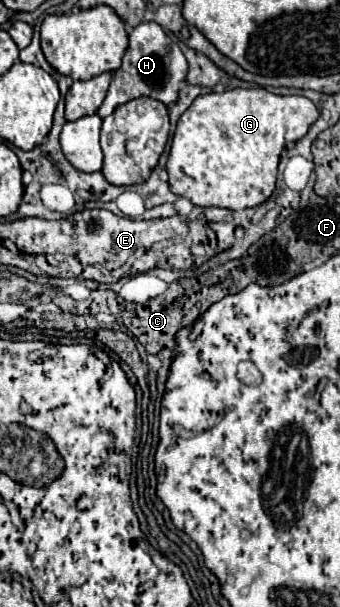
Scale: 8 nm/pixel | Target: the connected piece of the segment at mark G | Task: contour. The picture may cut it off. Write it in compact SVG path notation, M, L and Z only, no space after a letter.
M235 88L221 94L209 92L193 100L189 110L179 118L171 152L167 160L169 186L177 196L189 198L195 206L217 206L227 210L245 210L255 208L269 200L275 190L277 164L283 148L289 142L301 140L309 126L317 120L317 106L305 96L277 96L265 88Z

